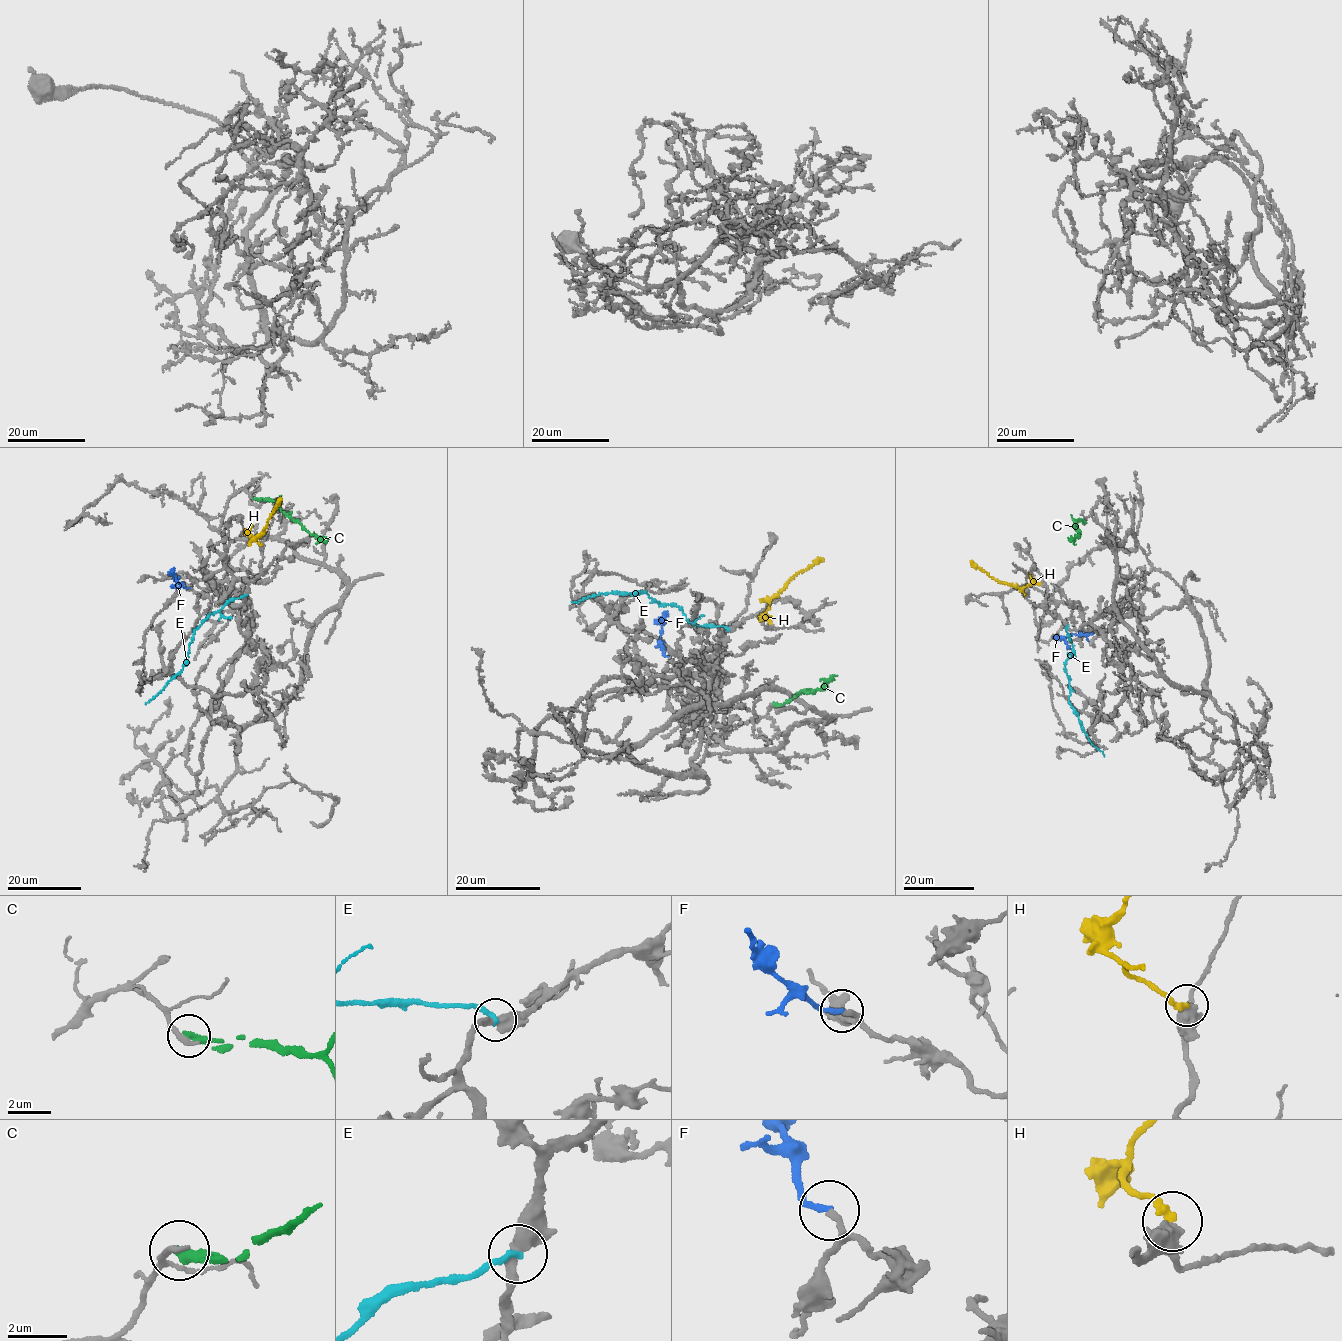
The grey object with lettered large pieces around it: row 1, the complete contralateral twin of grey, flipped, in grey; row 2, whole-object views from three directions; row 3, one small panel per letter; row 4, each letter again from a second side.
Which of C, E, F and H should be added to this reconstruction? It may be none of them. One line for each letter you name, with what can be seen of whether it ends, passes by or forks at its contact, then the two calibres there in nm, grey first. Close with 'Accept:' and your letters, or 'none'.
F: it ends; calibres 240 and 200 nm
H: it ends; calibres 420 and 240 nm
Accept: F, H

